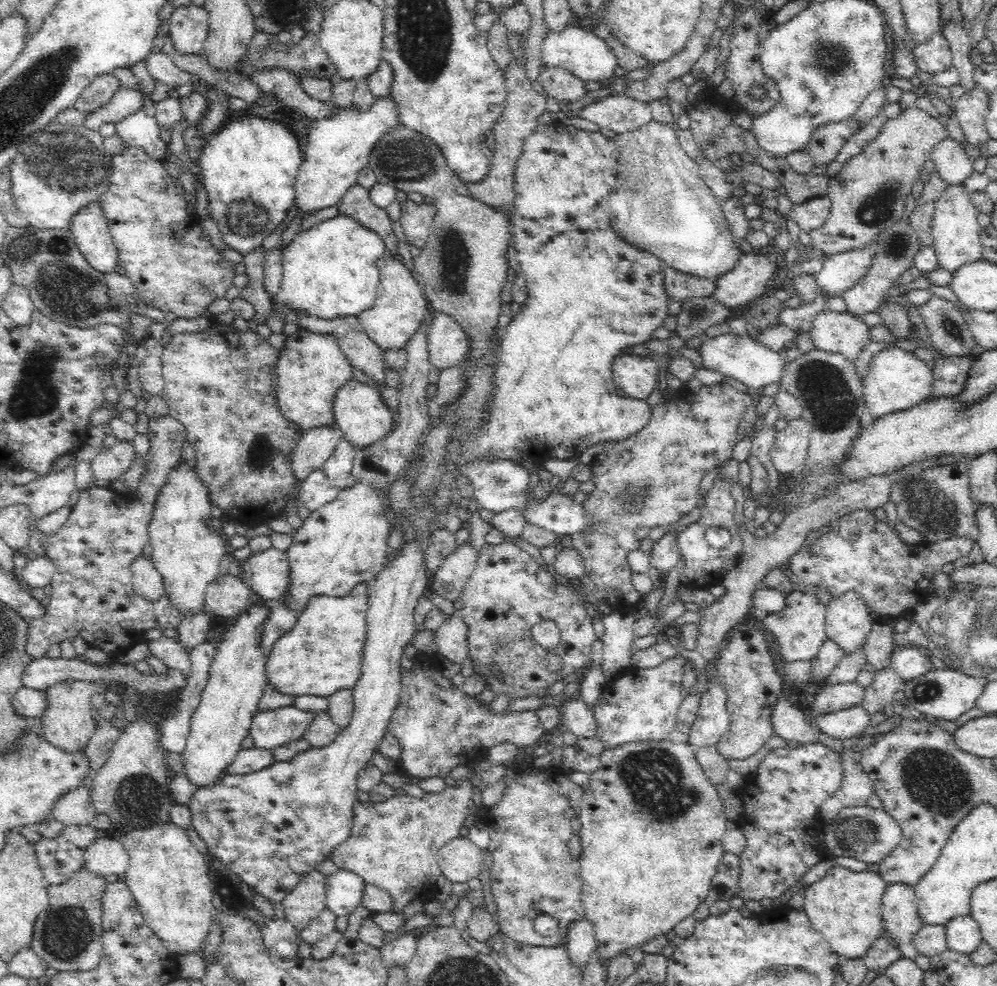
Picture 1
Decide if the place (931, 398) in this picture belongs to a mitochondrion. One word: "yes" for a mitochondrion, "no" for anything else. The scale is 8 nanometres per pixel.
no

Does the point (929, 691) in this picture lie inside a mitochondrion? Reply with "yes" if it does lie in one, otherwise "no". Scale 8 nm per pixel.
yes

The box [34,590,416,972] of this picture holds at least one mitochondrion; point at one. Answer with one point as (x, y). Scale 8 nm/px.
(67, 933)

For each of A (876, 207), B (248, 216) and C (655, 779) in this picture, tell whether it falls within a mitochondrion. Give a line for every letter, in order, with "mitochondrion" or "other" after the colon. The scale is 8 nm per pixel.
A: mitochondrion
B: mitochondrion
C: mitochondrion

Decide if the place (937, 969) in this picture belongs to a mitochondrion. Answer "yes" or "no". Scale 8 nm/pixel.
no

